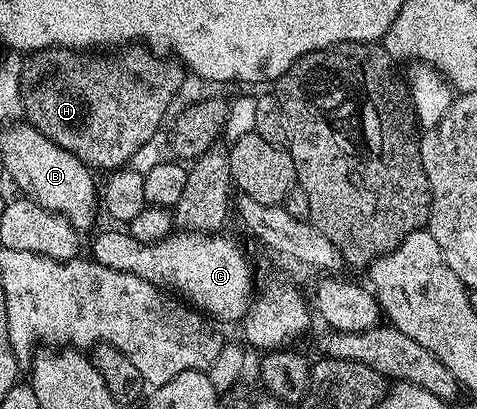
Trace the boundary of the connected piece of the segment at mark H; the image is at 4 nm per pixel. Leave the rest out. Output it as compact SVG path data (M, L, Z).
M135 43L130 47L124 48L122 51L115 51L112 57L103 57L107 55L88 55L83 51L74 49L43 49L40 53L30 54L22 62L20 71L20 95L23 104L22 116L30 123L31 126L41 135L48 137L54 145L61 147L65 151L72 153L77 160L82 161L84 165L92 170L111 169L107 171L118 171L130 162L131 158L140 147L156 136L160 132L159 124L163 121L163 116L168 116L170 101L173 99L179 84L182 83L185 76L184 70L178 64L170 65L167 59L156 55L152 50L144 47L142 44Z

